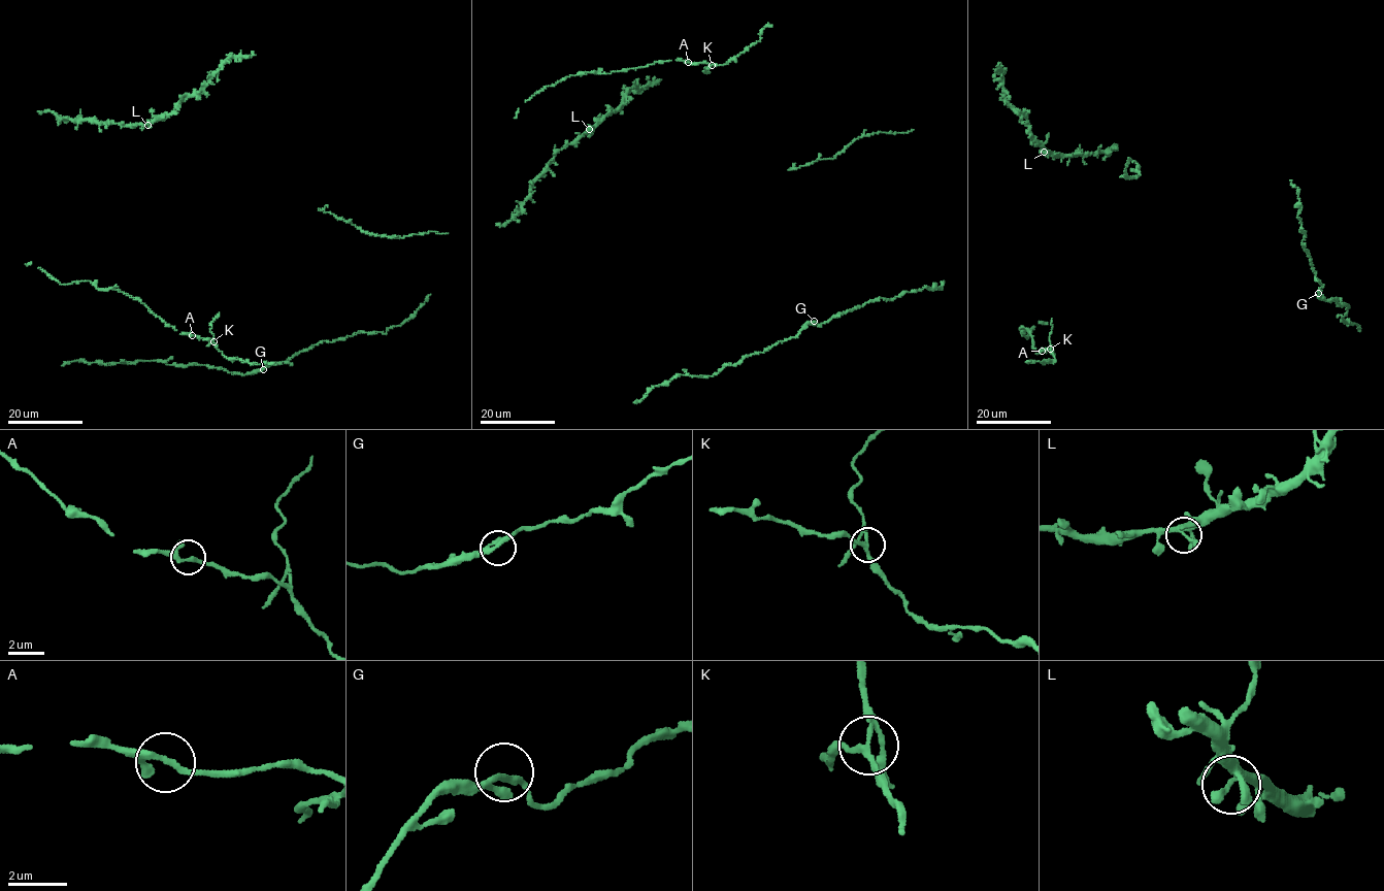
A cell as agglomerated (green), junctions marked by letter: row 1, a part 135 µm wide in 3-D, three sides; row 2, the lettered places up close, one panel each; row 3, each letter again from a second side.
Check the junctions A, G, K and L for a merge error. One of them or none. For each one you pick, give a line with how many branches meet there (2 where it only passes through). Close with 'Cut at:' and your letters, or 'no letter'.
K: branches 4
Cut at: K

